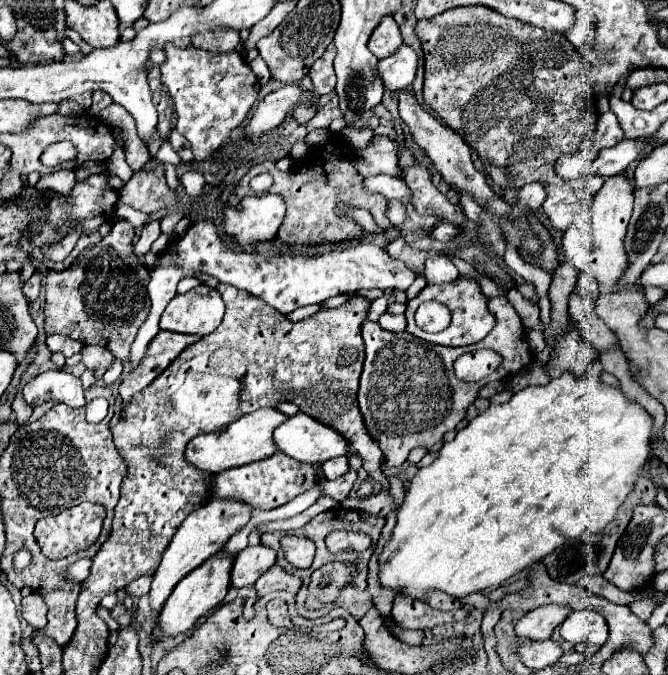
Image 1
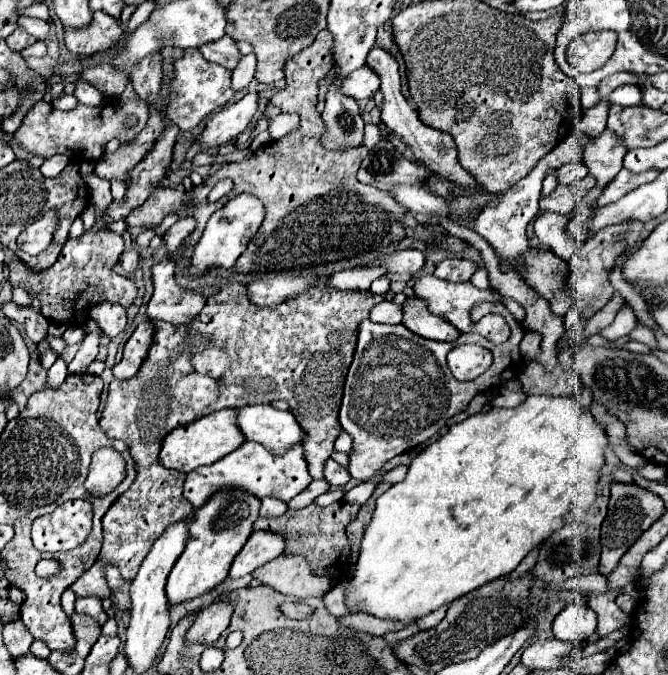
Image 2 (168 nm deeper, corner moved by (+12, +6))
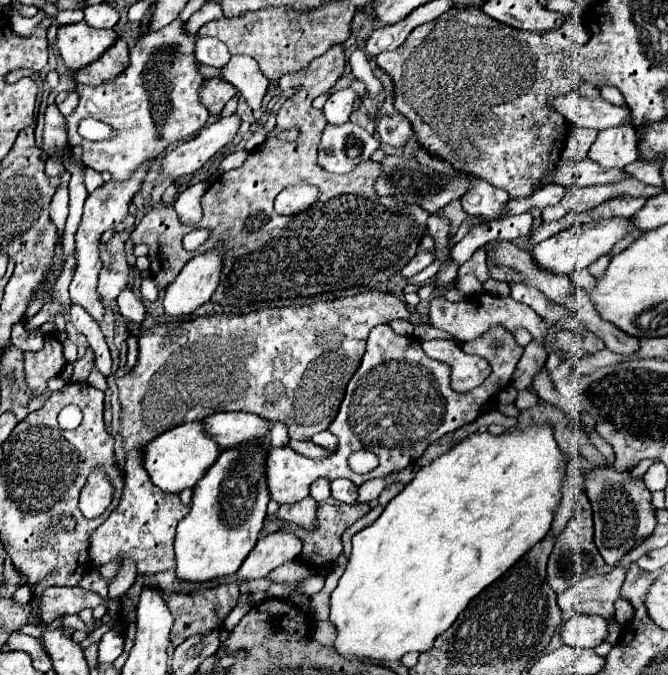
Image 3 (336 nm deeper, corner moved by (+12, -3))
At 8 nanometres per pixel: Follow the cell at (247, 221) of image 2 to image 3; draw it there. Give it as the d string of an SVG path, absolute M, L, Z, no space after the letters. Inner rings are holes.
M212 249L188 261L174 283L166 287L162 301L164 313L168 317L180 319L202 307L218 287L220 269L222 255L218 253L218 249Z

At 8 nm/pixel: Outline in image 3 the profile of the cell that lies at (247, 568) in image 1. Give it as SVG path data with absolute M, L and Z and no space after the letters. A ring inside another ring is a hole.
M276 531L266 537L260 537L252 553L246 557L242 567L238 569L238 577L242 581L266 577L272 569L294 561L302 551L302 541L288 531Z

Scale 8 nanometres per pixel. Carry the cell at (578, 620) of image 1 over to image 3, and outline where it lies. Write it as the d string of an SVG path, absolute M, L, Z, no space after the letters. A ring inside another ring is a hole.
M580 615L564 623L562 641L572 647L594 649L608 637L608 621L598 615Z

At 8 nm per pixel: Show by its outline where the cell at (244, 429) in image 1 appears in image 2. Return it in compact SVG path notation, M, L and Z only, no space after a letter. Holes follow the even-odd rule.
M226 408L226 410L212 412L192 424L172 430L162 442L160 462L166 468L174 468L180 472L192 472L198 466L206 466L206 464L212 464L212 462L224 458L226 454L240 448L240 444L244 444L244 442L246 440L244 440L244 436L240 436L240 428L236 428L236 410Z

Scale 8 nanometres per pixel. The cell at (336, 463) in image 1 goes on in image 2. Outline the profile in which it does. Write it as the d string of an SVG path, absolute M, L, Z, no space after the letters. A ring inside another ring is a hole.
M332 458L326 460L324 464L324 478L332 484L332 486L342 486L350 480L350 474L346 468L342 468L338 462L334 462Z

